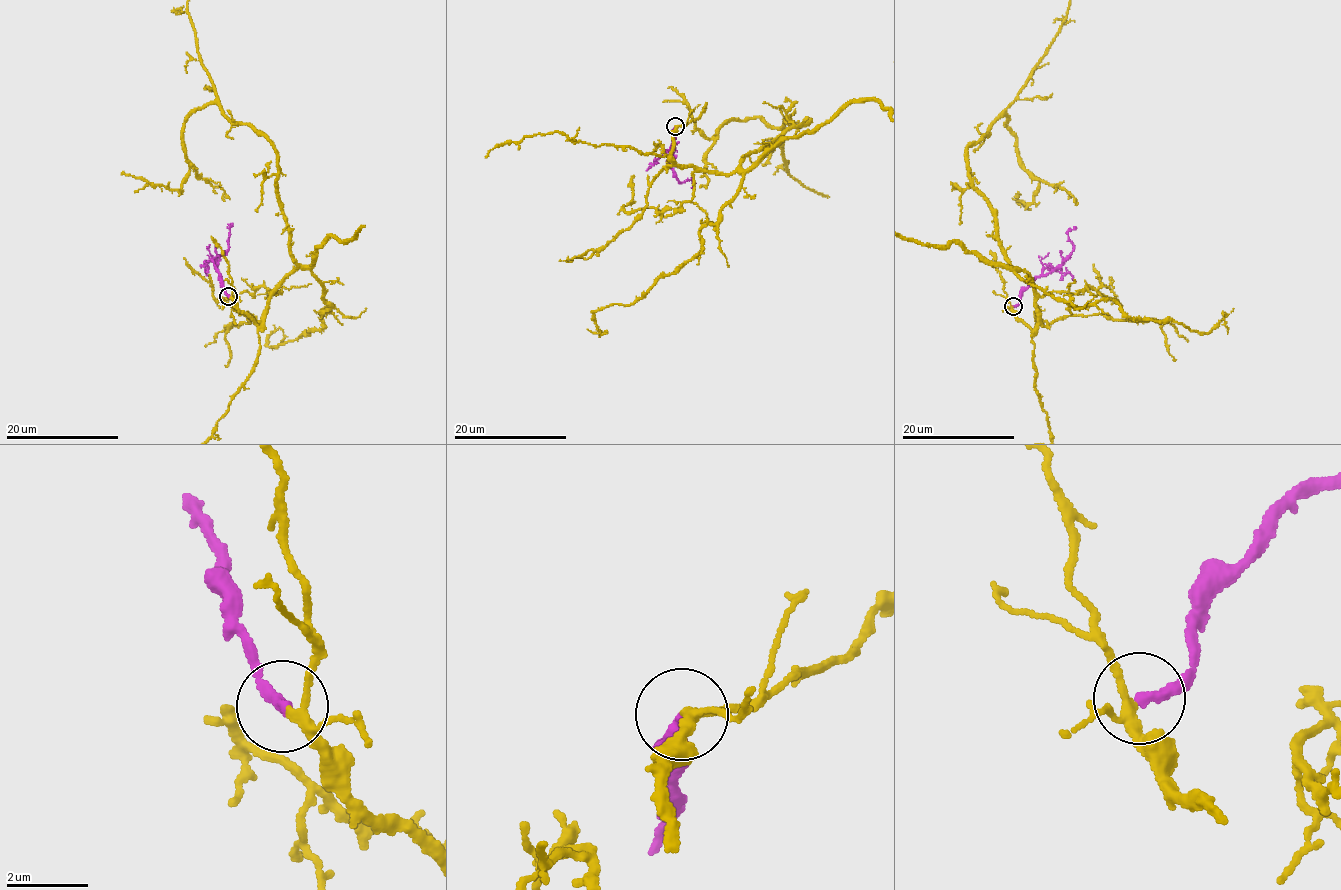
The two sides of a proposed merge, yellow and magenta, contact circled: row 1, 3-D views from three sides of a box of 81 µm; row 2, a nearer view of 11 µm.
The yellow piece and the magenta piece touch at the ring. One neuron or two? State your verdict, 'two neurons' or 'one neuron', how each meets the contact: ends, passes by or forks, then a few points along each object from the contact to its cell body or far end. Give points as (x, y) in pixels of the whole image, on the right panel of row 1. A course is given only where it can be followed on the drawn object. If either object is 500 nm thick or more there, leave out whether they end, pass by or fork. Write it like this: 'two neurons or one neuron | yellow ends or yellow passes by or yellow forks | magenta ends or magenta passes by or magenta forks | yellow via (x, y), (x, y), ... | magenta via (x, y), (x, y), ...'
one neuron | yellow forks | magenta ends | yellow via (1012, 306), (1034, 331), (1029, 279), (1005, 257), (969, 146), (989, 136), (1064, 20) | magenta via (1013, 306), (1018, 303), (1022, 290), (1032, 281), (1062, 265), (1072, 251), (1068, 232), (1076, 227)

